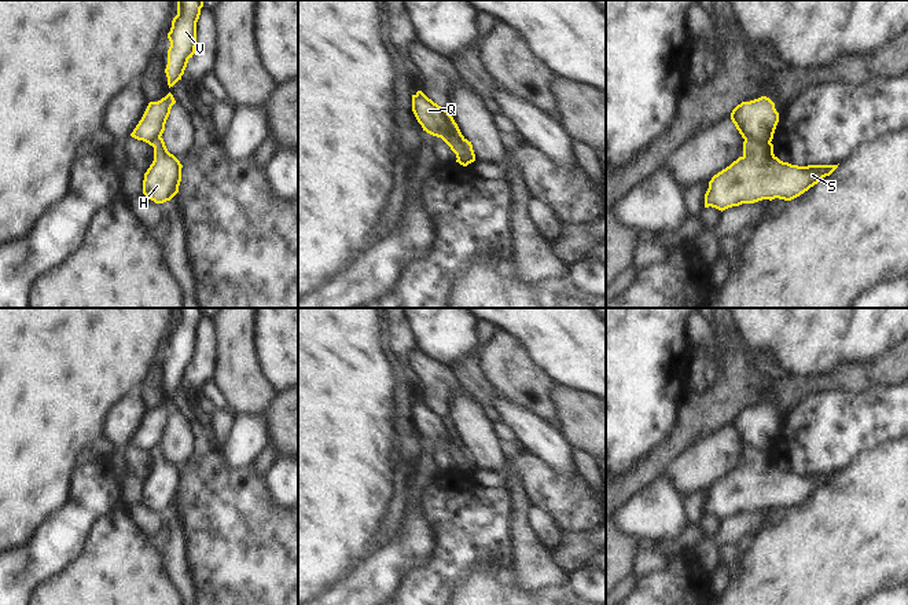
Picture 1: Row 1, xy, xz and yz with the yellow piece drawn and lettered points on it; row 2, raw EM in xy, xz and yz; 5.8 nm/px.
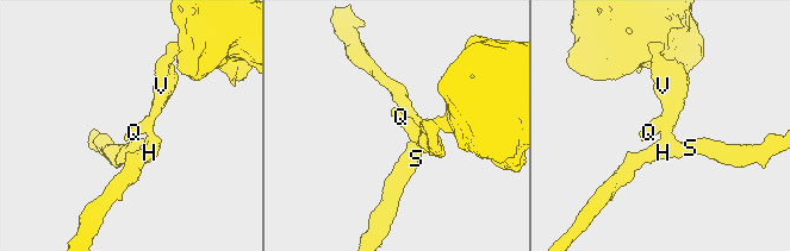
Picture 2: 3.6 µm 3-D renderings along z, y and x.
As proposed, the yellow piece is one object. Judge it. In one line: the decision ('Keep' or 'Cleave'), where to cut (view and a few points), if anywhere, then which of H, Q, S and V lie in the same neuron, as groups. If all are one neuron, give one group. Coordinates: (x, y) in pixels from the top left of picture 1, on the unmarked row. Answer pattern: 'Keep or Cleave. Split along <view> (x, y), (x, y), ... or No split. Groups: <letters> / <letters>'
Cleave. Split along yz (745, 446), (753, 450), (769, 451). Groups: H S / Q V

